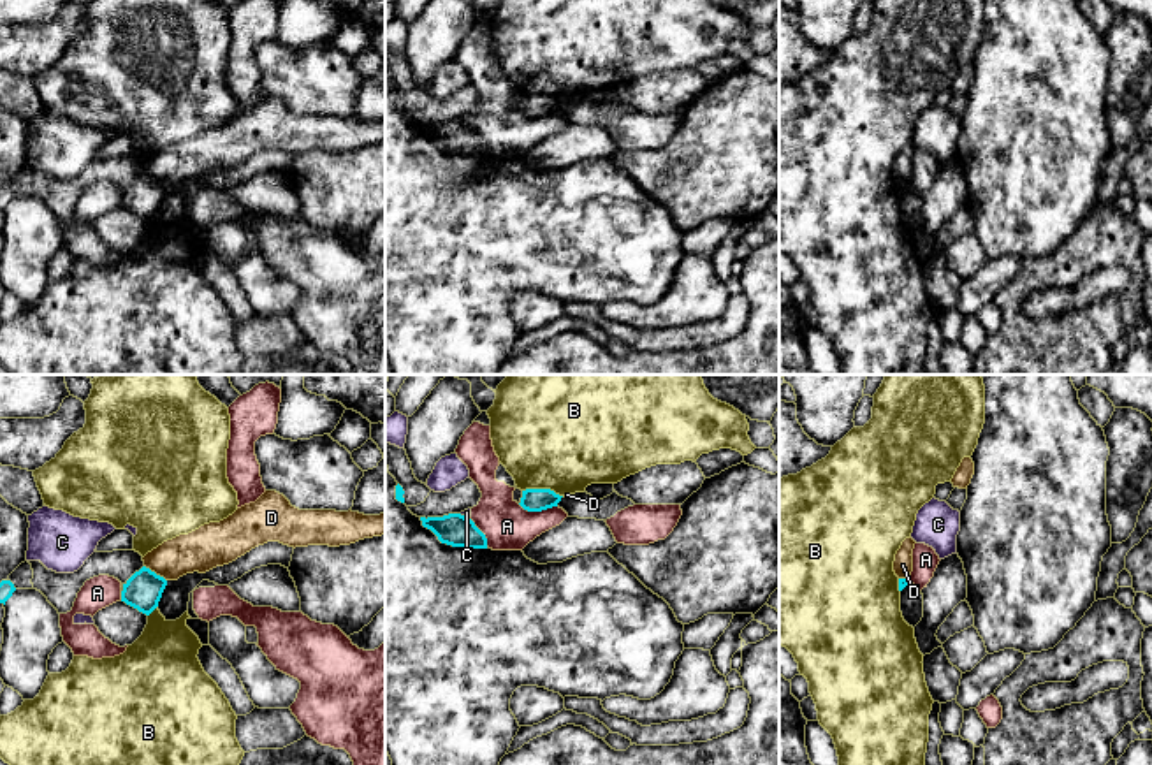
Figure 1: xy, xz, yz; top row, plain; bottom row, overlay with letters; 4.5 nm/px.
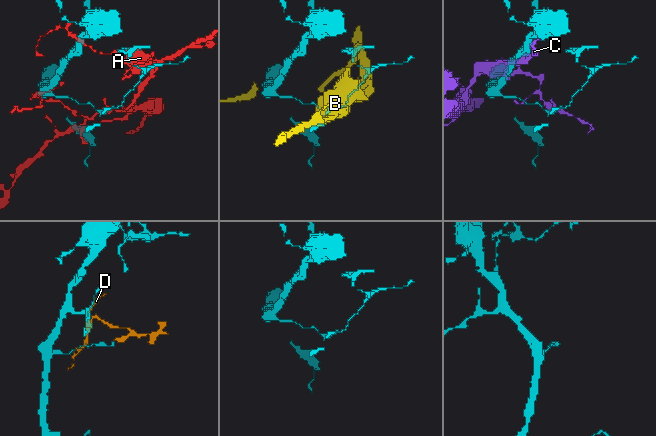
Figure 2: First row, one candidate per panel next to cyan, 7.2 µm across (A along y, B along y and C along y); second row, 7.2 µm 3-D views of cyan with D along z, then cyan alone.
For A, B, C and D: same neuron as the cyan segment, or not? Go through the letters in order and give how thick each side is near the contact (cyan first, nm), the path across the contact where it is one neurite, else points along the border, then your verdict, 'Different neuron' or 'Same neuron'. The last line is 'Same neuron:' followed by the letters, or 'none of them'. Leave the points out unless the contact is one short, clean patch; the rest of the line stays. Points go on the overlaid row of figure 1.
A: Thickness 110 nm (cyan) against 220 nm. Different neuron
B: Thickness 110 nm (cyan) against 480 nm. Different neuron
C: Thickness 150 nm (cyan) against 30 nm. Different neuron
D: Thickness 170 nm (cyan) against 190 nm. Boundary: xy (145, 565), (166, 581). Different neuron
Same neuron: none of them

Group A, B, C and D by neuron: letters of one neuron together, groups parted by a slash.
A / B / C / D

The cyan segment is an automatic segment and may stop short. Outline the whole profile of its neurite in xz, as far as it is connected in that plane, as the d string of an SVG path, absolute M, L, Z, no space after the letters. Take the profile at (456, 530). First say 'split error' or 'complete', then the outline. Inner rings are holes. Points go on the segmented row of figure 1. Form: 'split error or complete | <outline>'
complete | M461 514L443 517L420 517L422 526L431 529L441 543L463 549L487 549L485 535L475 522Z

